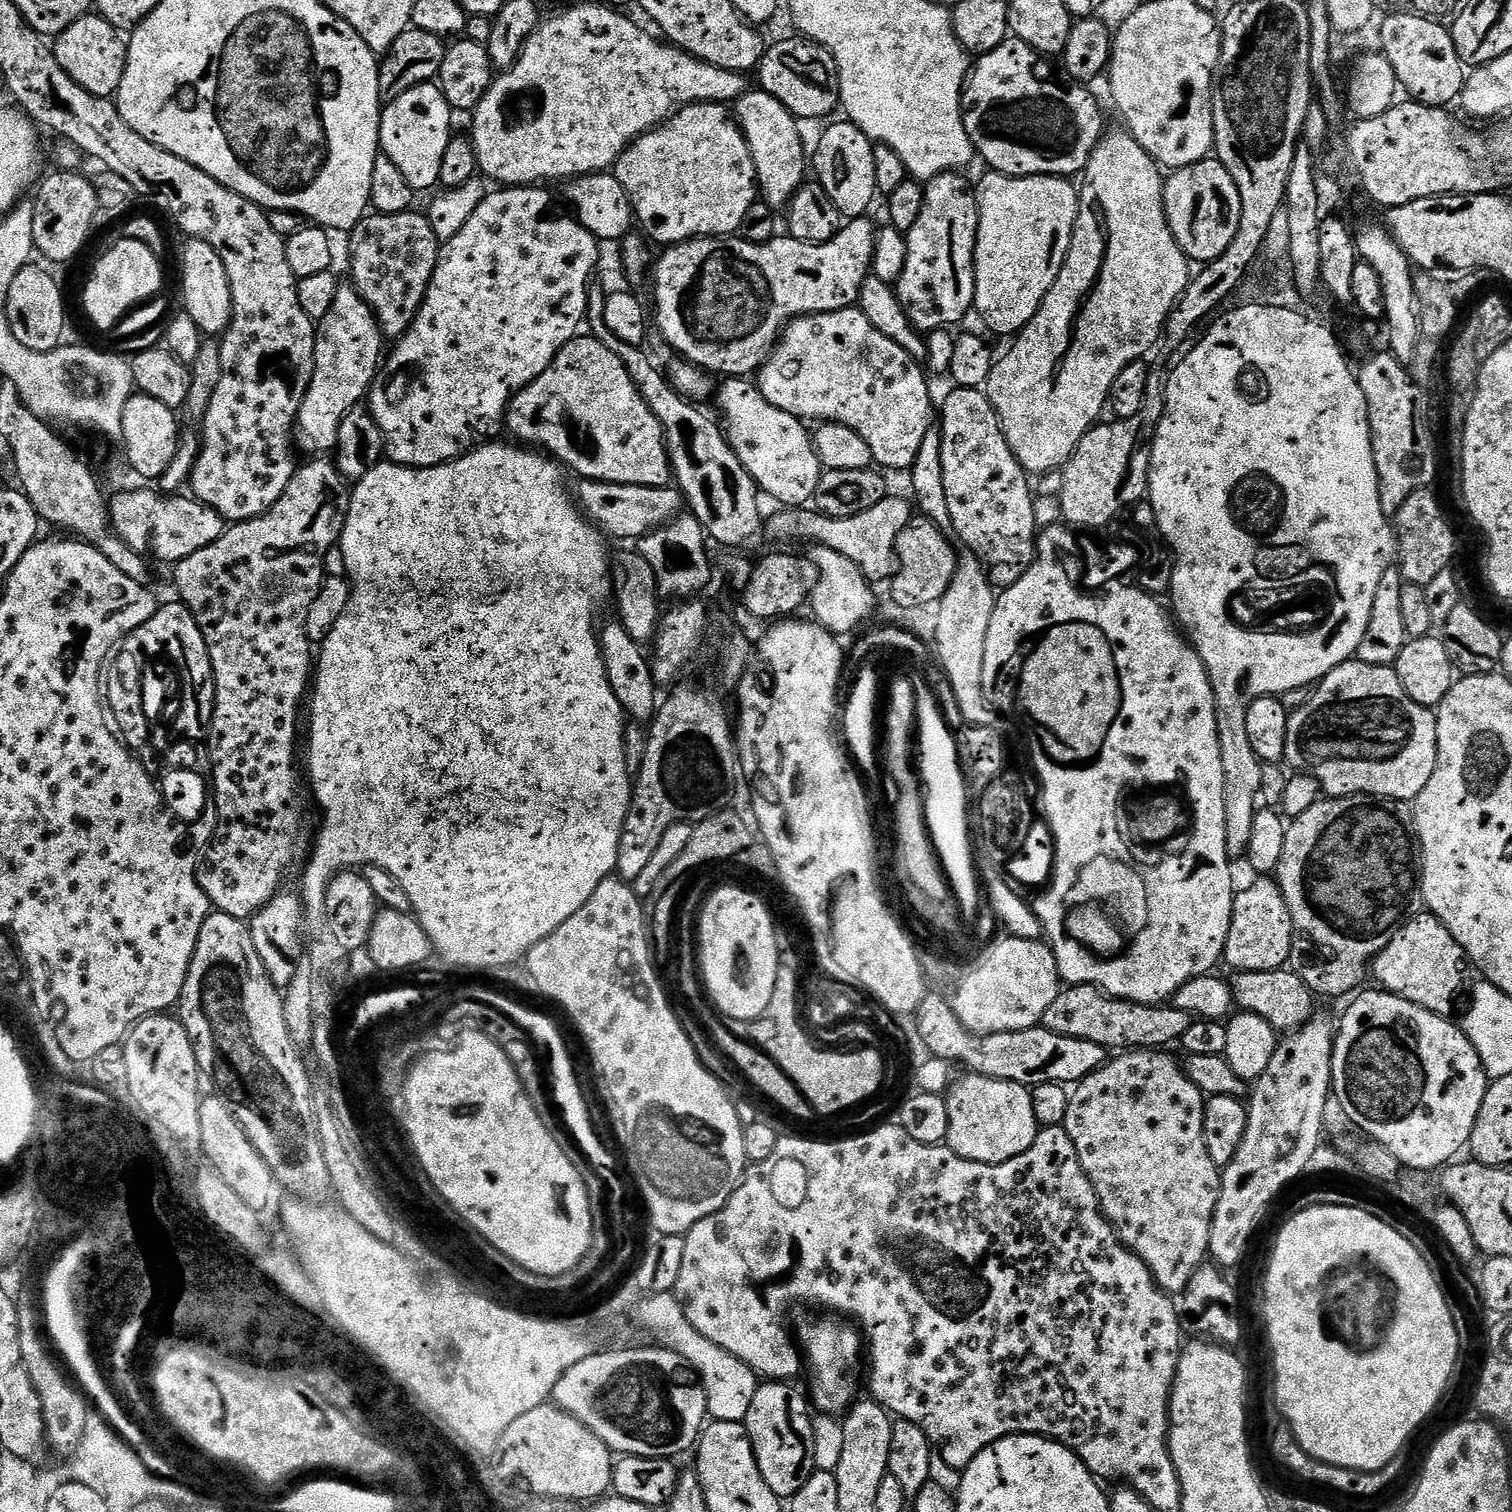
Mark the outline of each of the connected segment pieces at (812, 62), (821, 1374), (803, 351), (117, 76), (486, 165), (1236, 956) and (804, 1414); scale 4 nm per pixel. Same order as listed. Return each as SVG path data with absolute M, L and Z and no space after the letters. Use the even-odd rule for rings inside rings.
M807 38L784 40L767 49L760 59L758 75L759 87L768 92L786 110L790 110L797 121L820 120L840 108L840 72L832 55L821 46Z
M825 1317L822 1320L810 1321L803 1328L800 1340L798 1336L798 1344L806 1361L806 1370L812 1374L810 1400L815 1411L820 1414L844 1414L854 1403L851 1372L852 1367L862 1360L862 1336L843 1319Z
M853 306L796 317L784 329L775 352L760 369L758 387L770 406L778 406L778 410L786 410L786 414L794 414L805 422L831 422L854 430L854 434L870 446L873 461L881 469L908 470L918 458L926 434L934 428L932 392L928 389L927 378L925 369L914 357L906 354L898 342L890 342L859 307Z
M90 12L78 22L72 23L55 39L53 52L67 76L96 97L113 97L121 84L127 60L127 43L116 28L110 26L97 13Z
M607 3L604 4L576 4L573 8L568 8L565 12L560 12L557 16L552 16L545 19L538 27L534 30L534 34L530 34L528 39L524 41L524 48L520 51L520 57L516 59L516 63L512 65L511 68L501 71L499 75L493 79L492 85L486 90L486 94L482 98L482 102L478 102L478 106L471 113L470 119L472 119L472 132L470 131L470 139L474 150L476 151L476 167L489 181L497 180L497 185L500 186L536 186L541 182L548 182L544 180L560 180L559 182L567 182L578 176L591 176L593 172L606 172L609 171L615 165L616 159L619 158L622 153L634 143L639 136L644 135L645 132L651 132L657 124L664 123L673 112L677 111L681 106L686 104L722 104L727 105L729 102L735 102L744 95L745 92L749 91L750 84L748 84L749 77L747 75L741 74L739 72L731 72L725 68L719 68L713 64L707 64L705 60L699 60L696 56L691 56L688 52L682 51L680 48L677 48L675 44L671 42L665 42L663 39L655 40L650 33L647 32L644 28L639 28L630 17L624 16L623 11L617 10Z
M1256 878L1249 888L1241 892L1239 889L1235 897L1223 963L1228 963L1236 972L1265 972L1285 967L1292 953L1294 933L1290 910L1279 884L1272 878Z
M788 1382L761 1383L742 1421L752 1443L758 1470L762 1470L762 1478L766 1478L766 1486L770 1486L770 1490L774 1490L774 1494L781 1498L791 1498L798 1494L798 1490L806 1486L816 1468L810 1400L805 1393L803 1396L792 1387L796 1386Z

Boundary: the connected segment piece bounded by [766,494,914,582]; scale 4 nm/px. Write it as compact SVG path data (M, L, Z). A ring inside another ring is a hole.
M890 494L882 502L878 502L878 506L841 520L826 516L819 510L804 511L808 510L800 506L788 506L780 510L772 521L767 521L767 534L769 532L776 540L809 540L809 545L838 550L838 554L850 558L850 562L854 562L854 566L858 566L858 570L862 570L862 574L870 582L888 582L895 576L898 536L914 519L914 504L911 499L899 500L896 494Z

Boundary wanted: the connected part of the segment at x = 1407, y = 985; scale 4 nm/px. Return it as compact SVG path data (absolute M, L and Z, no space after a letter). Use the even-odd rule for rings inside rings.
M1421 914L1394 934L1390 946L1372 961L1370 972L1373 977L1376 975L1380 983L1377 985L1383 991L1393 992L1439 1016L1451 1017L1452 1003L1464 984L1464 964L1466 968L1464 951L1458 946L1454 934L1442 926L1437 916Z

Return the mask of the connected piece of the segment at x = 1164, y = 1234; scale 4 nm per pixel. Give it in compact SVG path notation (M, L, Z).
M1128 1050L1117 1060L1109 1059L1101 1068L1097 1068L1085 1078L1079 1081L1071 1089L1068 1098L1068 1109L1062 1127L1066 1134L1070 1134L1070 1142L1074 1142L1074 1150L1078 1150L1078 1162L1082 1162L1082 1170L1090 1178L1090 1182L1096 1191L1096 1197L1100 1203L1100 1208L1104 1212L1104 1217L1112 1223L1116 1230L1116 1235L1120 1241L1130 1249L1150 1270L1150 1274L1156 1279L1156 1284L1163 1292L1169 1294L1179 1294L1187 1288L1190 1278L1198 1269L1205 1267L1210 1253L1210 1230L1212 1229L1212 1219L1214 1210L1218 1206L1220 1197L1220 1174L1221 1169L1210 1158L1210 1150L1206 1150L1206 1134L1204 1133L1204 1105L1206 1097L1204 1091L1190 1079L1185 1065L1180 1064L1169 1053L1164 1050Z

